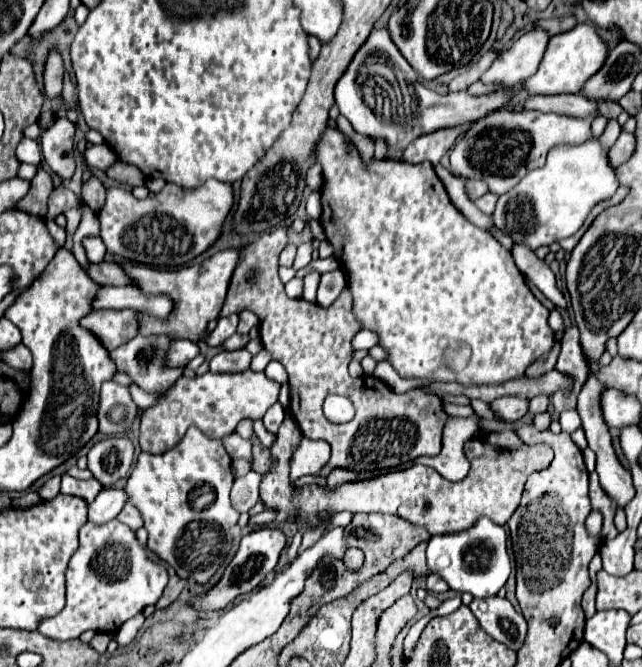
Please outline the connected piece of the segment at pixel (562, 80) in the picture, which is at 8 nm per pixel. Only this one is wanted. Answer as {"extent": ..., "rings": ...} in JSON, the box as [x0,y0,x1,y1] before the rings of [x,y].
{"extent":[525,23,609,95],"rings":[[[579,23],[575,29],[555,35],[549,39],[549,47],[543,55],[543,61],[533,77],[525,81],[525,91],[529,95],[559,95],[559,93],[579,93],[589,77],[601,69],[605,57],[609,55],[609,47],[597,35],[591,23]]]}

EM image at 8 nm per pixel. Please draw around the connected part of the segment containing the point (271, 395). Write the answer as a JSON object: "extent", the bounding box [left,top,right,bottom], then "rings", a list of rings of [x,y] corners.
{"extent":[141,369,281,453],"rings":[[[251,369],[241,373],[205,373],[201,377],[179,377],[177,383],[159,399],[159,403],[141,415],[141,449],[147,453],[165,453],[173,449],[185,435],[185,431],[195,425],[209,439],[221,439],[235,431],[241,419],[263,419],[265,411],[277,401],[281,385],[267,379],[265,373],[255,373]]]}

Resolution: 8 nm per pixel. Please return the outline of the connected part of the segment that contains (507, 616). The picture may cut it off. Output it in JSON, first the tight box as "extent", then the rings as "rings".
{"extent":[469,595,527,651],"rings":[[[495,595],[489,599],[473,599],[469,607],[477,617],[481,629],[489,633],[495,641],[509,645],[513,651],[523,645],[527,633],[525,617],[517,613],[505,597]]]}

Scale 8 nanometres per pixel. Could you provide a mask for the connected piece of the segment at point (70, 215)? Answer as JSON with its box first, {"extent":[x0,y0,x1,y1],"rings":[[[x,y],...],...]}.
{"extent":[63,209,81,233],"rings":[[[69,209],[63,215],[67,217],[67,227],[65,227],[67,233],[75,233],[75,229],[77,229],[77,225],[81,221],[81,211],[79,209]]]}

